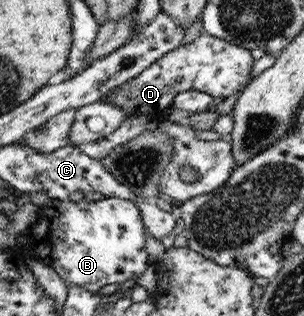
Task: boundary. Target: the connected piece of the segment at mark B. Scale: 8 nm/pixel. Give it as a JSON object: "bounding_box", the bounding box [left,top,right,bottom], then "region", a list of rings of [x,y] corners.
{"bounding_box":[20,197,150,294],"region":[[[104,197],[97,201],[79,201],[74,203],[69,198],[64,200],[50,200],[46,207],[42,206],[39,219],[20,233],[26,238],[26,245],[21,248],[28,256],[43,261],[62,277],[66,286],[81,286],[85,290],[96,294],[103,286],[123,283],[126,280],[140,277],[146,272],[150,263],[146,253],[146,234],[144,217],[141,215],[140,205],[136,200],[126,200],[118,197]]]}

